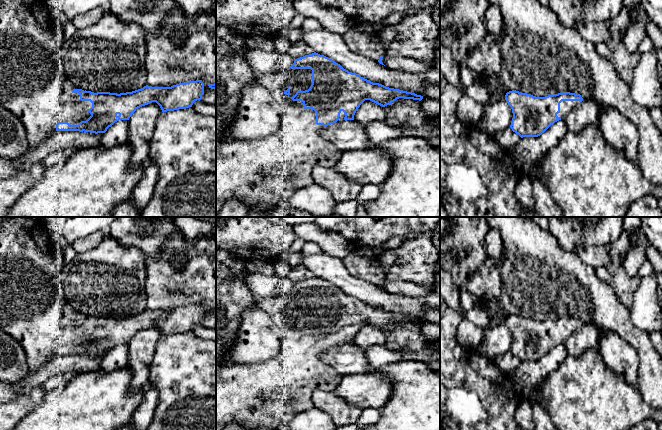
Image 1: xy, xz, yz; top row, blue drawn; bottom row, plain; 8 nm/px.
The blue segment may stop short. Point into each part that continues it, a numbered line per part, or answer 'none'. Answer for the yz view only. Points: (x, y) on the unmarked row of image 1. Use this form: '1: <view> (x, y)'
1: yz (565, 330)

